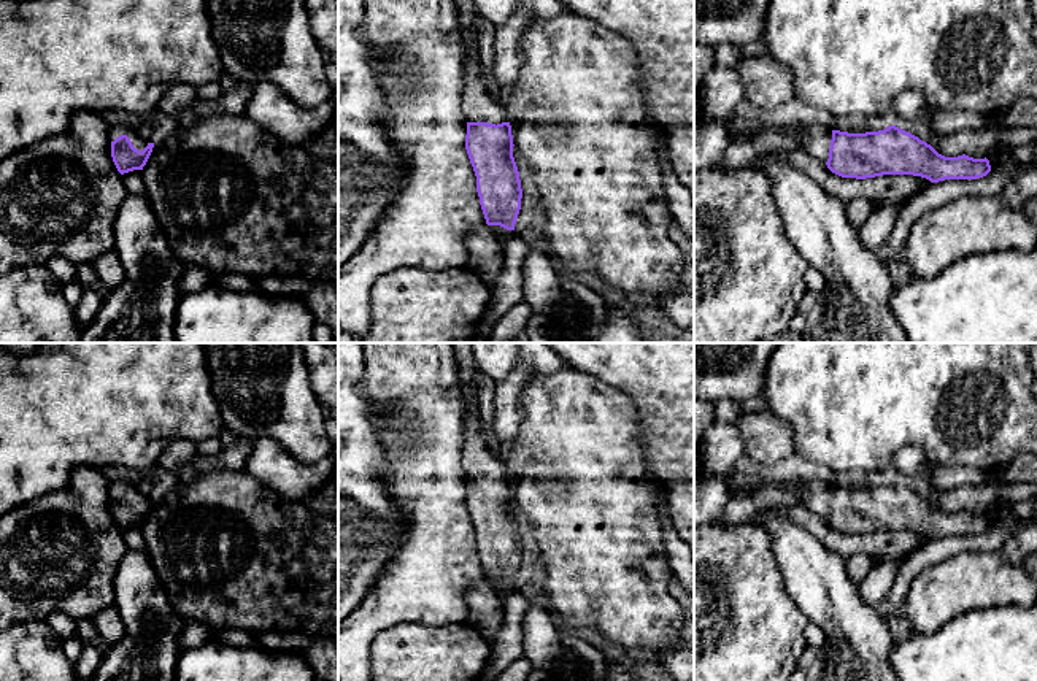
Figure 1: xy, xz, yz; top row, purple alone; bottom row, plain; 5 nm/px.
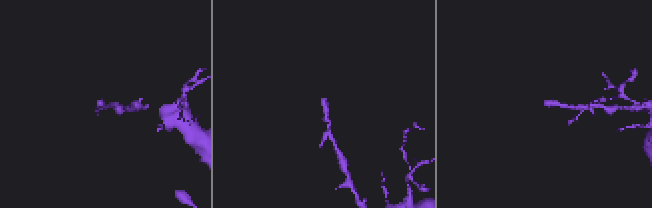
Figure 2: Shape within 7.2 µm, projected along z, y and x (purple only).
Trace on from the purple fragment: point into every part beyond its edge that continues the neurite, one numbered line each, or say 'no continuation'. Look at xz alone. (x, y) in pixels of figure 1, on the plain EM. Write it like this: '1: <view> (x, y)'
1: xz (478, 461)

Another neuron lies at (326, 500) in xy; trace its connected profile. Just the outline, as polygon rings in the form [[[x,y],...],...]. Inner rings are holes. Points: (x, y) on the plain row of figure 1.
[[[338,468],[332,481],[319,489],[316,495],[308,497],[305,503],[318,511],[330,513],[338,517]]]

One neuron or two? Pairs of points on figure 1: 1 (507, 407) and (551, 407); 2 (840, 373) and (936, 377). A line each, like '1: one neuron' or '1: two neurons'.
1: two neurons
2: one neuron

